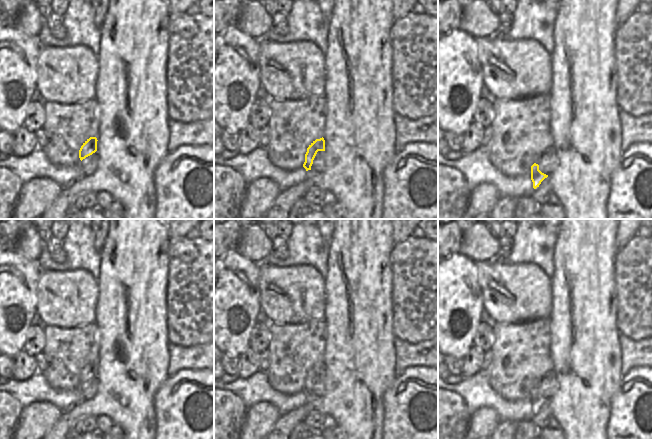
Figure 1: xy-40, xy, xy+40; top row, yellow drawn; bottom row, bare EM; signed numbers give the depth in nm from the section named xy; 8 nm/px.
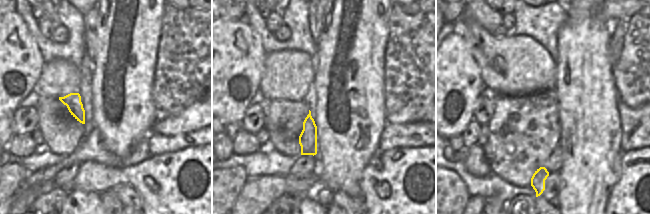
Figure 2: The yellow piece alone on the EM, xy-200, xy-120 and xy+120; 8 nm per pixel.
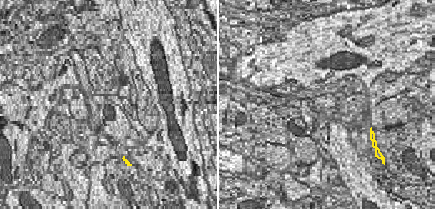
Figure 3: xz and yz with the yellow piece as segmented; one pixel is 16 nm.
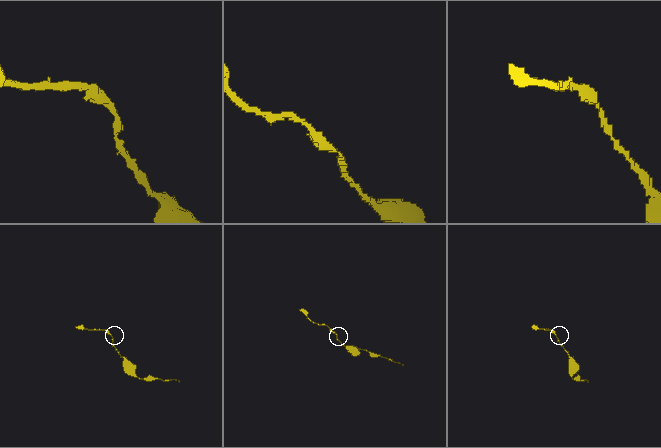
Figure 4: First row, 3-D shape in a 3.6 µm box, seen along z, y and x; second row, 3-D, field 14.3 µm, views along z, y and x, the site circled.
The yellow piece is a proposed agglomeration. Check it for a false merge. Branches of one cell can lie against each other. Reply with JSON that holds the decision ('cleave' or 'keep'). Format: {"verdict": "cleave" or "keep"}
{"verdict": "keep"}

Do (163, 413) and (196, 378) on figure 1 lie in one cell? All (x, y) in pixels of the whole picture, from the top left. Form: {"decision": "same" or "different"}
{"decision": "same"}

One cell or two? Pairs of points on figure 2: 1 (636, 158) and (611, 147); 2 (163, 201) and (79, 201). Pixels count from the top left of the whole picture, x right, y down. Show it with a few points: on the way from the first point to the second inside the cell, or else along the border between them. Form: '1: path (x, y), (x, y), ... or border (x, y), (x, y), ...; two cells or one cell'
1: border (623, 153), (621, 156), (620, 174), (618, 176); two cells
2: border (76, 190), (91, 190), (99, 194); two cells

